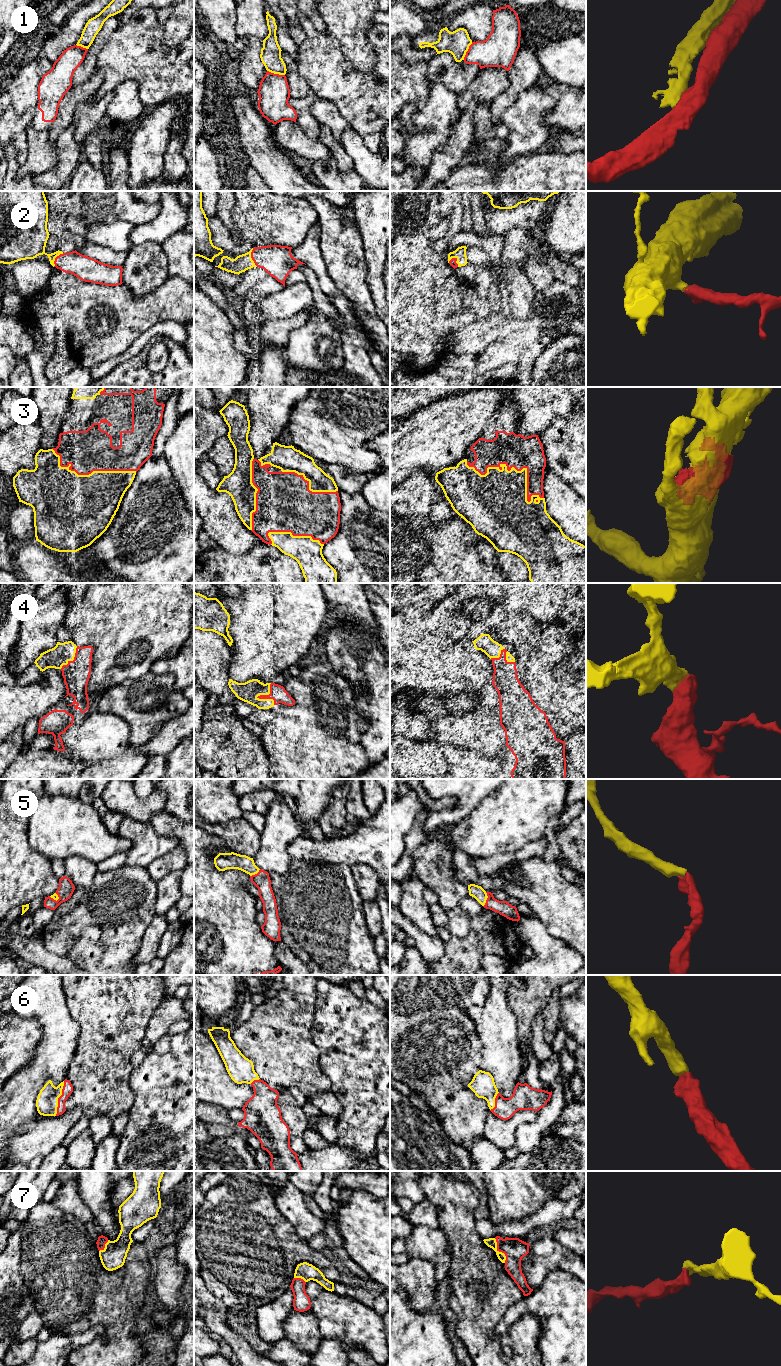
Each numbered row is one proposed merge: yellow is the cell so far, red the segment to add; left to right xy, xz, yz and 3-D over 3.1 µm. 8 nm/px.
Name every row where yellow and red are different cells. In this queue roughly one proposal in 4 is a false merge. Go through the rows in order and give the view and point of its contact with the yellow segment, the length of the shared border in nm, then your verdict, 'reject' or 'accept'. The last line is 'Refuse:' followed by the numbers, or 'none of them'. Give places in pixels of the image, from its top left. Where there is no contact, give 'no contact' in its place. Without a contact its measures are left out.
1: meets yellow in xz at (276, 73); contact 150 nm long; reject
2: meets yellow in xz at (250, 257); contact 160 nm long; accept
3: meets yellow in yz at (518, 471); contact 700 nm long; accept
4: meets yellow in xz at (259, 695); contact 180 nm long; accept
5: meets yellow in yz at (486, 899); contact 120 nm long; accept
6: meets yellow in xy at (58, 1097); contact 280 nm long; accept
7: meets yellow in yz at (498, 1251); contact 220 nm long; accept
Refuse: 1

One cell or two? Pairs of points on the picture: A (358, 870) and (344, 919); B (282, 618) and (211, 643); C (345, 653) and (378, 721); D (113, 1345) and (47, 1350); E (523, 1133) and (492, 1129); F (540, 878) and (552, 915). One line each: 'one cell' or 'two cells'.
A: two cells
B: two cells
C: one cell
D: two cells
E: two cells
F: one cell

